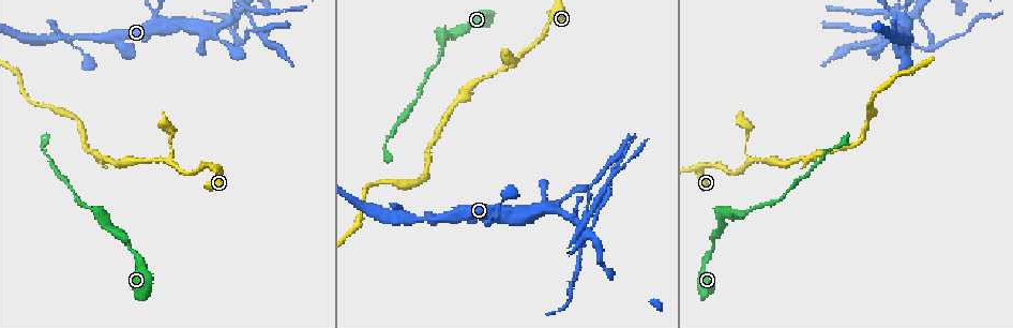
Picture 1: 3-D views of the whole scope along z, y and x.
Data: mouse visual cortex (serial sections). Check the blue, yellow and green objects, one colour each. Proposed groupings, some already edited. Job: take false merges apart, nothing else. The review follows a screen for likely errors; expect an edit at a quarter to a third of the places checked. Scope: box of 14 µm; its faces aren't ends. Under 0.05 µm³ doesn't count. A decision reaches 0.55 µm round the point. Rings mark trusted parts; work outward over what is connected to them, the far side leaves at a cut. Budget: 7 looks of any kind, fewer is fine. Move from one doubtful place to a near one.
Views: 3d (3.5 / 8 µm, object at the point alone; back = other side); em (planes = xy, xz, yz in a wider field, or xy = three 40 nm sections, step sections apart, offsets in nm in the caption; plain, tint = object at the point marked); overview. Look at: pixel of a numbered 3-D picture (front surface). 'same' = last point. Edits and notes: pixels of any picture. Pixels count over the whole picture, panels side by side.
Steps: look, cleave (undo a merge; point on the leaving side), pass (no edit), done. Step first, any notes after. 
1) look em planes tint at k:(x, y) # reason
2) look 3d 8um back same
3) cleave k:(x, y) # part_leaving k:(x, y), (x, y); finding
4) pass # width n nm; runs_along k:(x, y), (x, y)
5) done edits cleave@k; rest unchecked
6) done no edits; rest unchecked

look 3d 3.5um at 1:(932, 39) # branch point

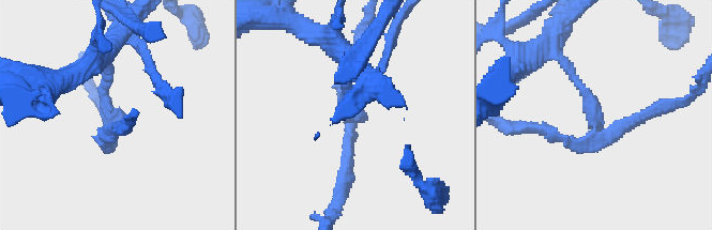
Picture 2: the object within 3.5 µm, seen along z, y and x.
cleave 2:(554, 136) # arms 3; part_leaving 2:(592, 131), (570, 143), (504, 124); two cells meet here

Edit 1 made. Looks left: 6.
look 3d 3.5um back at 1:(171, 159) # narrows sharply

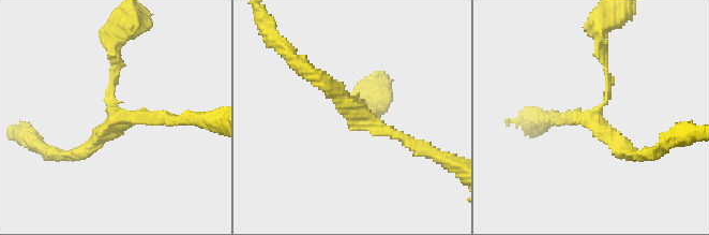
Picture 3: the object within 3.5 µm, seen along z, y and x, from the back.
look em xy step 5 tint at 3:(120, 116)

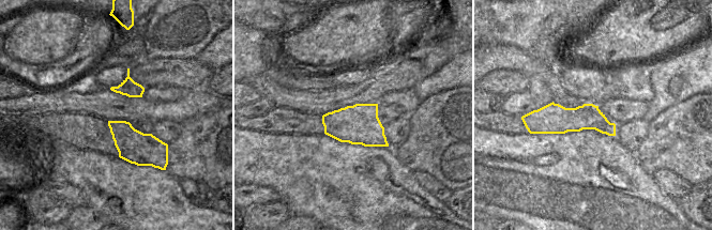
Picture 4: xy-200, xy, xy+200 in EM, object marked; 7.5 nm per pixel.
pass # width 300 nm; runs_along 3:(313, 75), (363, 119), (422, 149); one cell here

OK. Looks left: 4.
look 3d 3.5um back at 1:(102, 218) # abrupt turn

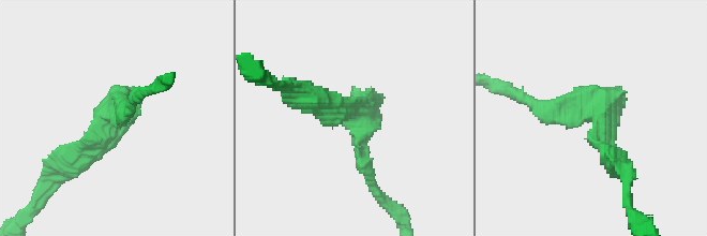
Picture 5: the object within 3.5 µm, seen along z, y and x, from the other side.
look em xy step 3 tint at 5:(602, 115) # arm_widths 200, 350 nm

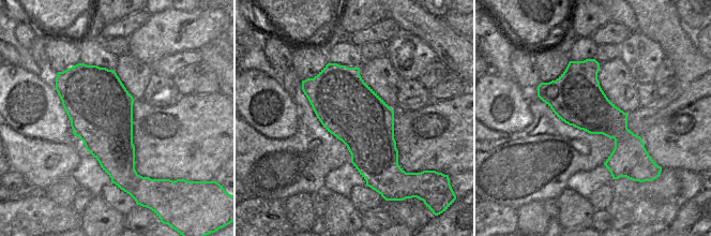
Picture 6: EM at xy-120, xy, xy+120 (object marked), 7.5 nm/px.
pass # runs_along 5:(309, 94), (361, 119), (367, 175); one cell here

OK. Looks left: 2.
done edits cleave@2; rest unchecked

